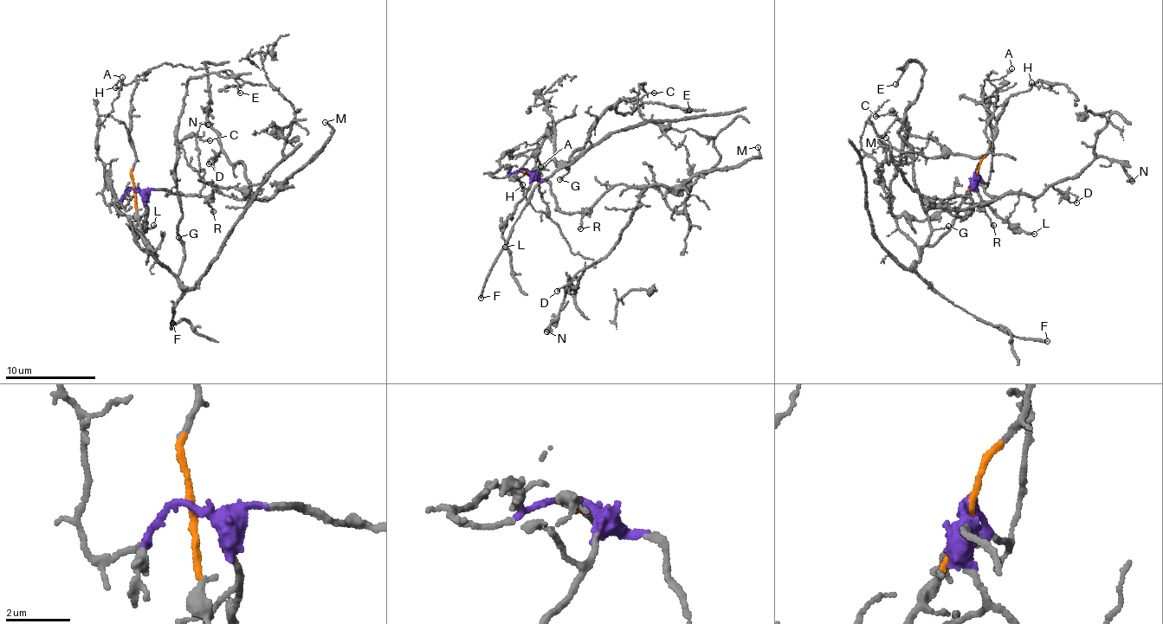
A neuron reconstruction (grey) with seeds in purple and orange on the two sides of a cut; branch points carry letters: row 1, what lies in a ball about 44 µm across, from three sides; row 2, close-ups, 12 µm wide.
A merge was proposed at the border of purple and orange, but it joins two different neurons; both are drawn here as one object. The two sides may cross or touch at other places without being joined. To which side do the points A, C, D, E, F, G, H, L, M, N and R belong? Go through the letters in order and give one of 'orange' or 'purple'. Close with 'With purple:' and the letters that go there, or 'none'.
A: orange
C: orange
D: purple
E: orange
F: orange
G: orange
H: orange
L: purple
M: purple
N: purple
R: purple
With purple: D, L, M, N, R

